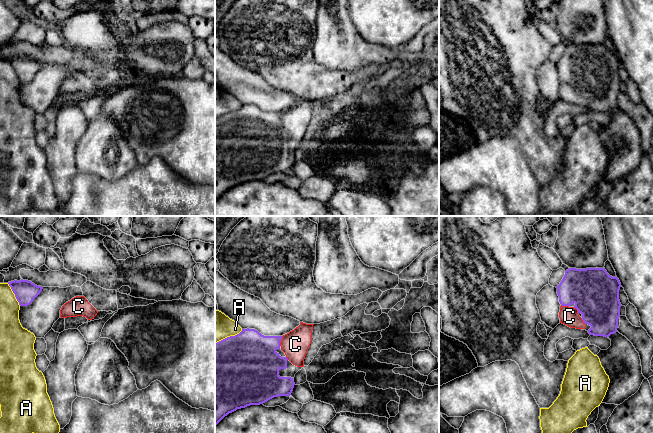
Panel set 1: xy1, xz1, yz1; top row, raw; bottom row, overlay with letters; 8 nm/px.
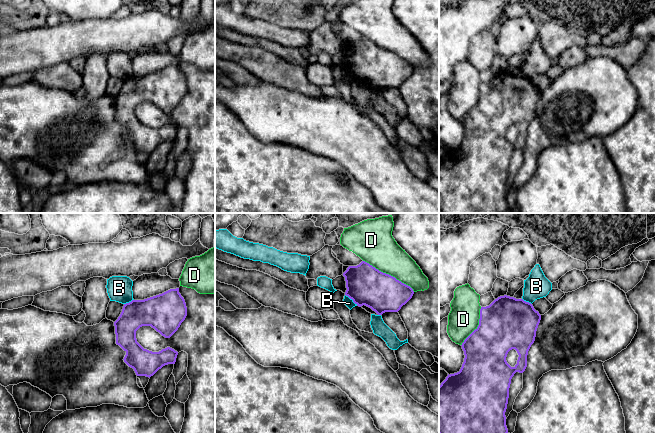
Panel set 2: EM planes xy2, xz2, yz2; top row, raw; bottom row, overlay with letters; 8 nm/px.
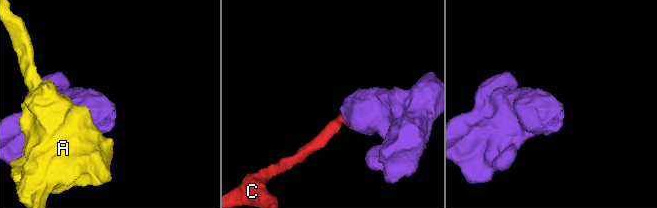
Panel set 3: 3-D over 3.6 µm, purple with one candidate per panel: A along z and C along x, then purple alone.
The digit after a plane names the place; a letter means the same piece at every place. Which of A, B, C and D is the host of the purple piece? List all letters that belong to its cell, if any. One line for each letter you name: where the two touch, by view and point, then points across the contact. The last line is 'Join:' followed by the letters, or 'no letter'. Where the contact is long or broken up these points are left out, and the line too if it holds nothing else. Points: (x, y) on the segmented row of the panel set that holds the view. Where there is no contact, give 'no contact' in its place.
C: contact xz1 (280, 340); way xz1 (253, 355), (267, 345), (280, 340), (295, 344)
Join: C

